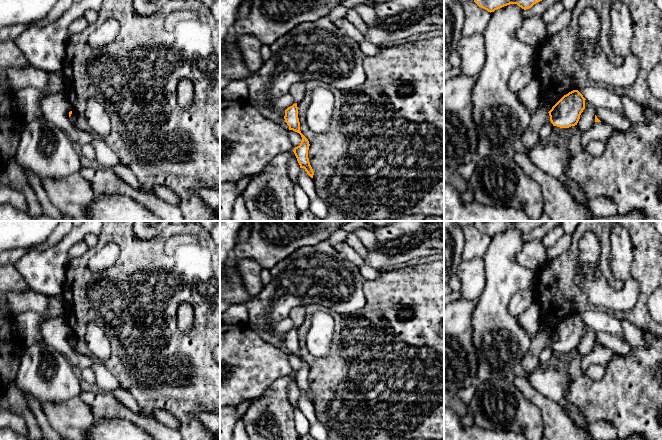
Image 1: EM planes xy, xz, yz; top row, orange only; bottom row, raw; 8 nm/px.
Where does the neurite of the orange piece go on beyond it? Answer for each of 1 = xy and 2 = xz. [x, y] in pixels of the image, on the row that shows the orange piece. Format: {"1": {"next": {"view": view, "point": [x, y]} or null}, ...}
{"1": {"next": null}, "2": {"next": null}}

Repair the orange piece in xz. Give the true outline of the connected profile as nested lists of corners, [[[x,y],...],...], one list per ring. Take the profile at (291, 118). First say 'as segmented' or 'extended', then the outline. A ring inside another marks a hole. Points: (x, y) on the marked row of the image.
as segmented; [[[297,103],[293,104],[292,106],[288,107],[285,110],[284,119],[287,125],[289,126],[289,130],[293,130],[299,133],[302,137],[302,141],[300,145],[295,147],[293,152],[297,158],[300,168],[304,168],[307,174],[311,178],[313,178],[314,171],[310,165],[309,158],[308,158],[308,150],[309,150],[310,144],[308,139],[300,131],[300,122],[298,118]]]

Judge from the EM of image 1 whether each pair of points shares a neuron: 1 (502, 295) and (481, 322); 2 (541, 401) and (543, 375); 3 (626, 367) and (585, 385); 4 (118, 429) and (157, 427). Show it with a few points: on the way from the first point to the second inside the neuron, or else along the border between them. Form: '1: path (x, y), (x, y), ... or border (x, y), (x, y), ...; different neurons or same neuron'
1: path (495, 302), (492, 311), (488, 315); same neuron
2: border (528, 379), (538, 391), (550, 398), (561, 408); different neurons
3: path (616, 377), (608, 385), (595, 385); same neuron
4: border (119, 420), (131, 422), (143, 429); different neurons

